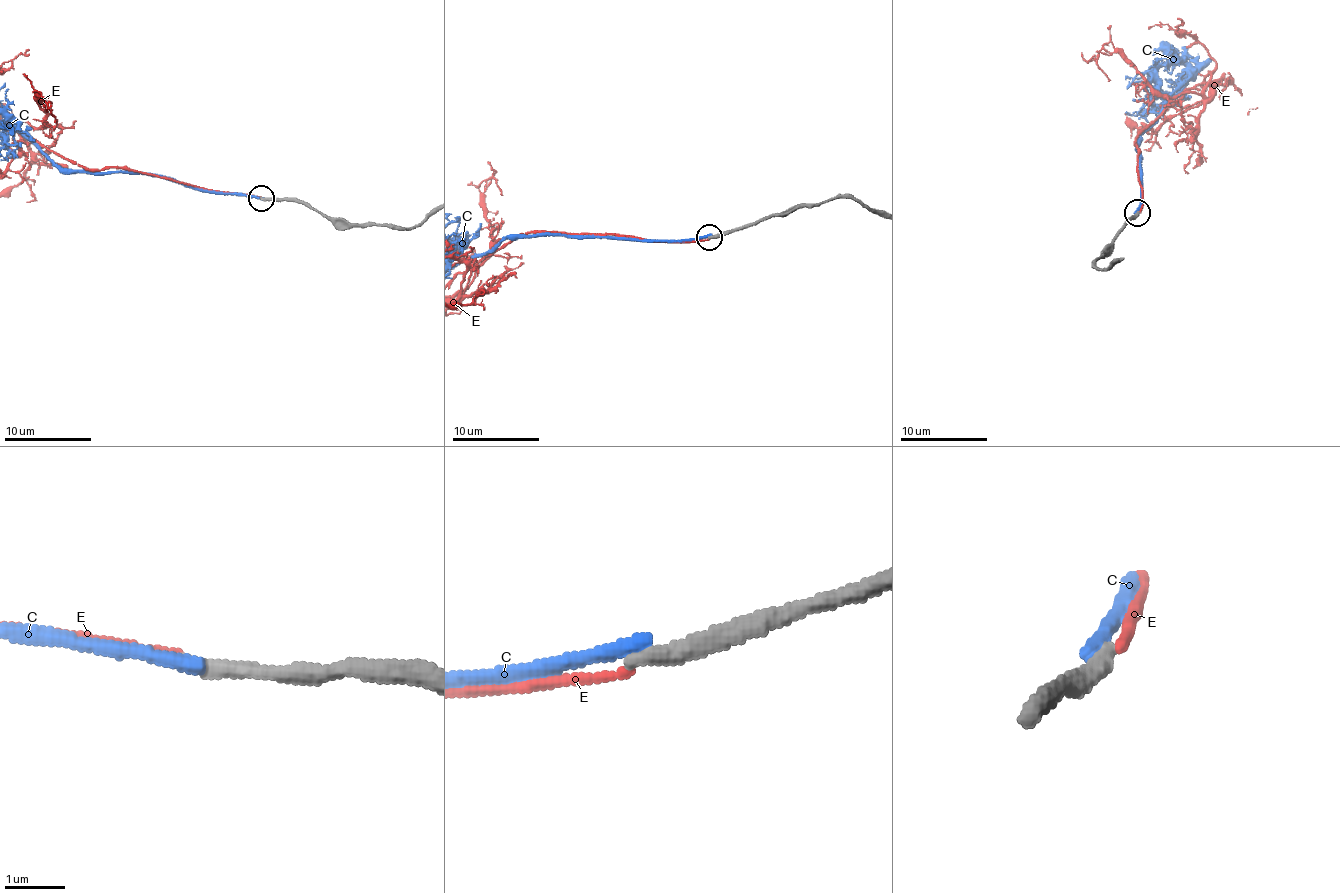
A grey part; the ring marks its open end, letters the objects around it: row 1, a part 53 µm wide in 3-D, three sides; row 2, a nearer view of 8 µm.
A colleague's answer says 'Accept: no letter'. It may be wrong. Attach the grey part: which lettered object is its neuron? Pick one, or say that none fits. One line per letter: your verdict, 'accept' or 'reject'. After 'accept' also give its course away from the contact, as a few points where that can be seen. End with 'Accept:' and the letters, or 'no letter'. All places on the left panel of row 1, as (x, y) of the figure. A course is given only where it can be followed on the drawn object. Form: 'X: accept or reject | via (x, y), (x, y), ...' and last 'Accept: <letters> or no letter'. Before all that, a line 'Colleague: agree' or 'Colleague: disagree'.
Colleague: disagree
C: accept
E: reject
Accept: C

